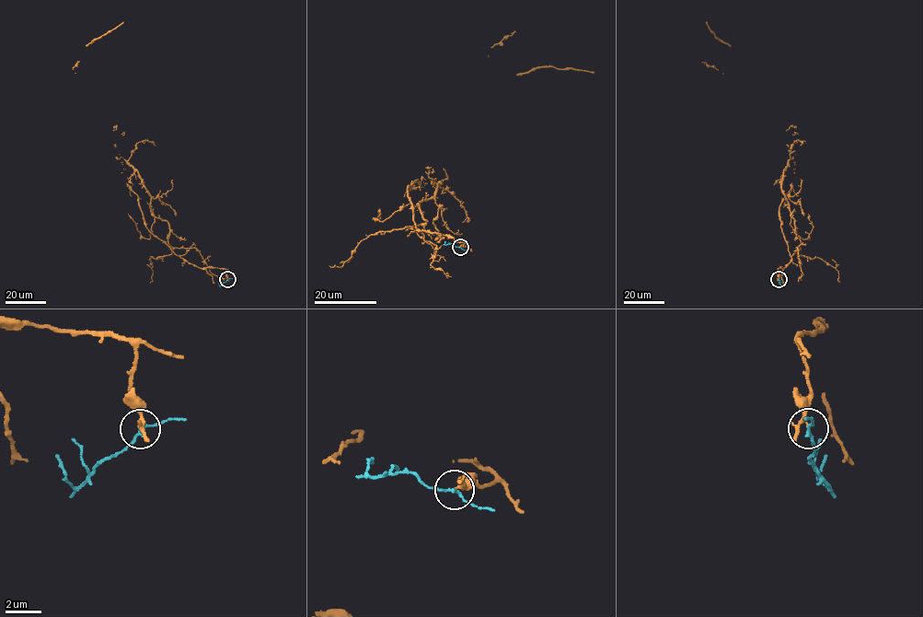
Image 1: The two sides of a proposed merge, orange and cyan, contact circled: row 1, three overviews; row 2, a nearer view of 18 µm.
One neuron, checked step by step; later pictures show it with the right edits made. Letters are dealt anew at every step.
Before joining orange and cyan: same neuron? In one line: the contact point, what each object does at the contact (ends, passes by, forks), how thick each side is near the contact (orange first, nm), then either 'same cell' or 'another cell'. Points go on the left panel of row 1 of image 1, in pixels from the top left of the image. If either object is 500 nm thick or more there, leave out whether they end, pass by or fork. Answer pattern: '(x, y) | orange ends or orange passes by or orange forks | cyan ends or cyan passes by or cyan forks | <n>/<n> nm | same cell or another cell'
(227, 279) | orange forks | cyan passes by | 110/140 nm | another cell

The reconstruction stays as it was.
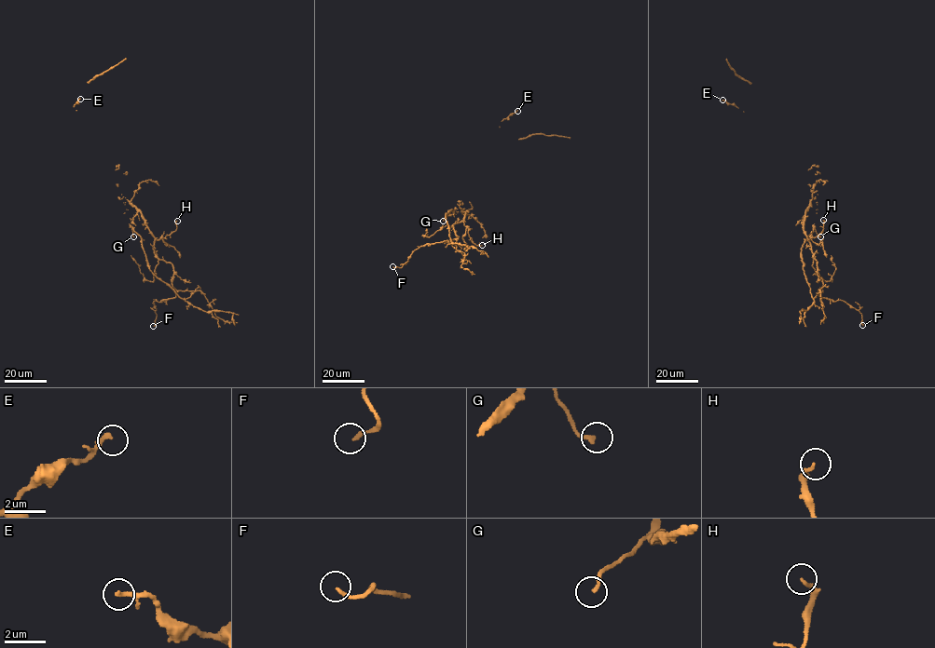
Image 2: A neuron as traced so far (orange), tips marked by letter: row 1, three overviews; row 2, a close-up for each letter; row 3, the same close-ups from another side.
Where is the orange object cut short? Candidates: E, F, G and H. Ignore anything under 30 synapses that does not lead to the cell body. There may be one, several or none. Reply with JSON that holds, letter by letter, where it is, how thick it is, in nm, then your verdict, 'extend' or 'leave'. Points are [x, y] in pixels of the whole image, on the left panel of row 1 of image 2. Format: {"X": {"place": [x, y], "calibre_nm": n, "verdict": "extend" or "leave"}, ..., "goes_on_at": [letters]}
{"E": {"place": [80, 99], "calibre_nm": 140, "verdict": "leave"}, "F": {"place": [153, 326], "calibre_nm": 160, "verdict": "leave"}, "G": {"place": [133, 236], "calibre_nm": 180, "verdict": "leave"}, "H": {"place": [177, 221], "calibre_nm": 190, "verdict": "leave"}, "goes_on_at": []}

